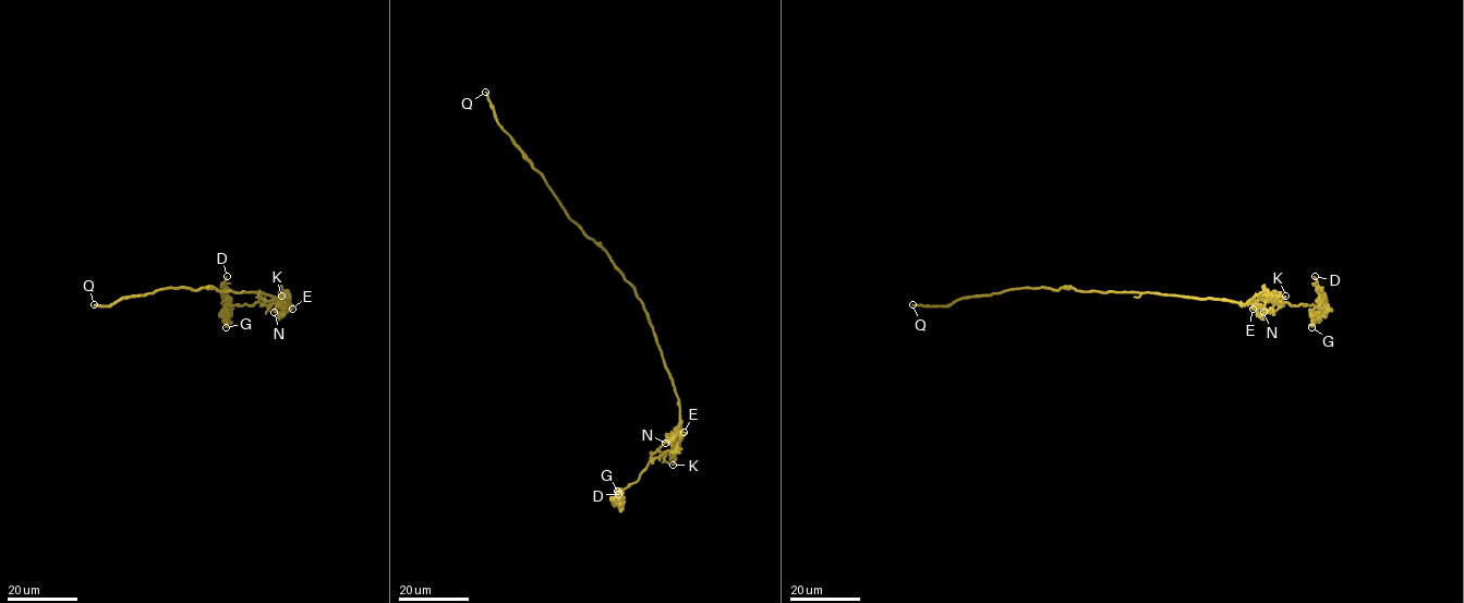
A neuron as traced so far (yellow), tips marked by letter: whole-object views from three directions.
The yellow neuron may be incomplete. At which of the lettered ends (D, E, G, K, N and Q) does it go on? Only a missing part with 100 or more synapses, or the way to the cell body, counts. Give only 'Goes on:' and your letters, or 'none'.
Goes on: none

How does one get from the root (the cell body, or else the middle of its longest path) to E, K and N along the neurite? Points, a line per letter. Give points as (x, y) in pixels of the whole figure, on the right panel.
E: (1126, 292), (1225, 299), (1249, 303), (1253, 309)
K: (1126, 292), (1157, 292), (1242, 303), (1249, 302), (1257, 293), (1285, 296)
N: (1126, 292), (1254, 302), (1263, 312)

